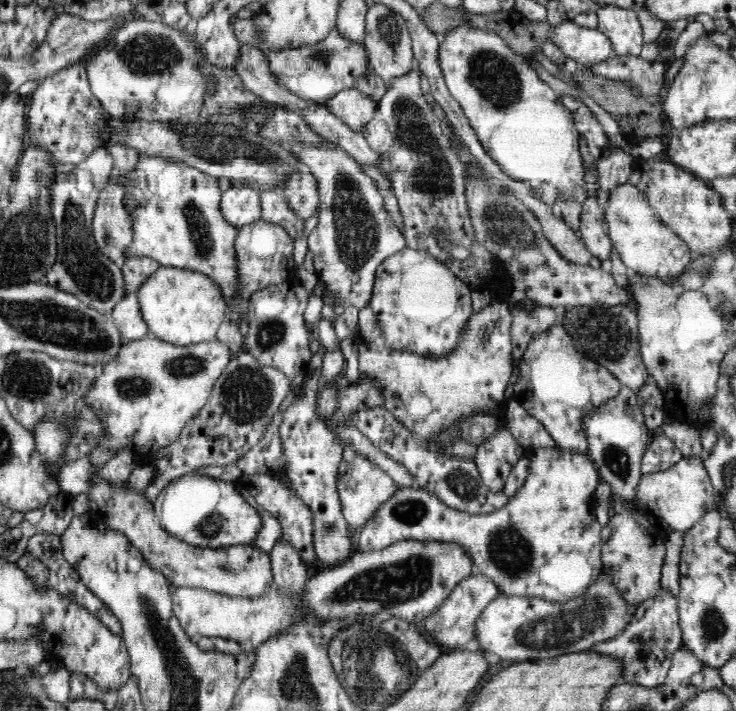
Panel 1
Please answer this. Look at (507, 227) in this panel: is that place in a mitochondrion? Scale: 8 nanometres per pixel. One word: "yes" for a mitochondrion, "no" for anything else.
yes

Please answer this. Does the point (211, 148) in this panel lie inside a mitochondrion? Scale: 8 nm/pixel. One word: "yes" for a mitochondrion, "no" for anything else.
yes

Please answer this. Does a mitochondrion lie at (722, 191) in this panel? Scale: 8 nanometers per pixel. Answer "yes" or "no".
no

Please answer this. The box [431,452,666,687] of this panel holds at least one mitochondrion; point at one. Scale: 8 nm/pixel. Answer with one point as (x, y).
(555, 632)

